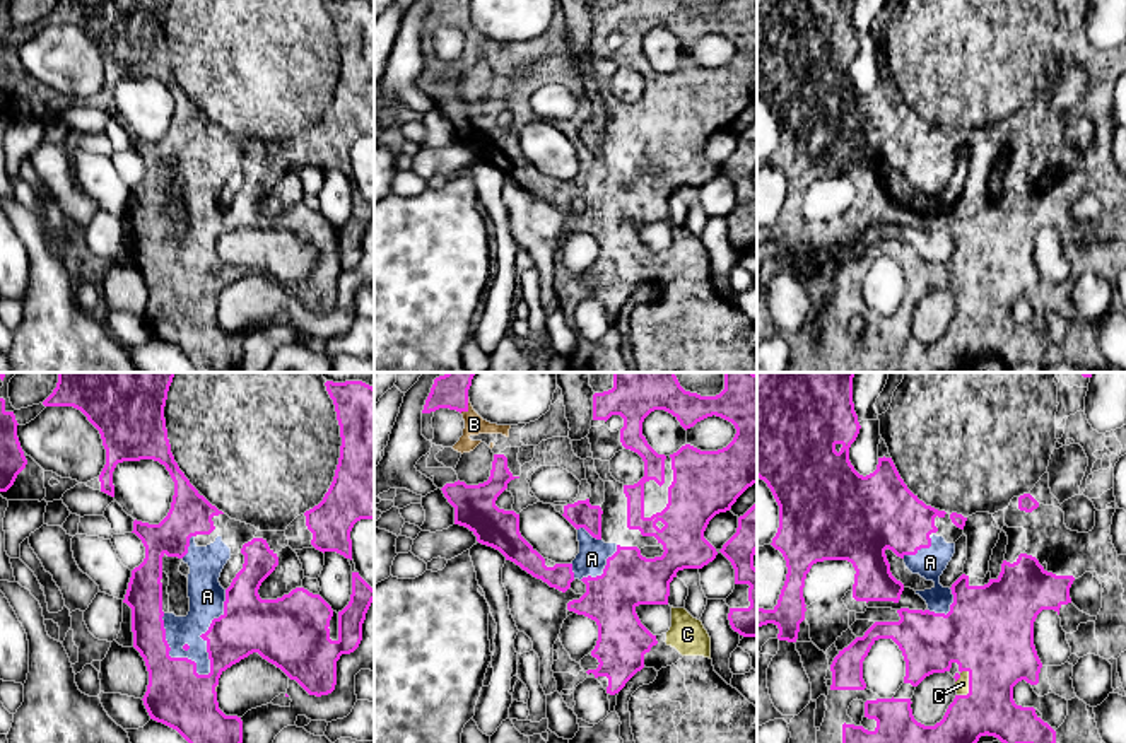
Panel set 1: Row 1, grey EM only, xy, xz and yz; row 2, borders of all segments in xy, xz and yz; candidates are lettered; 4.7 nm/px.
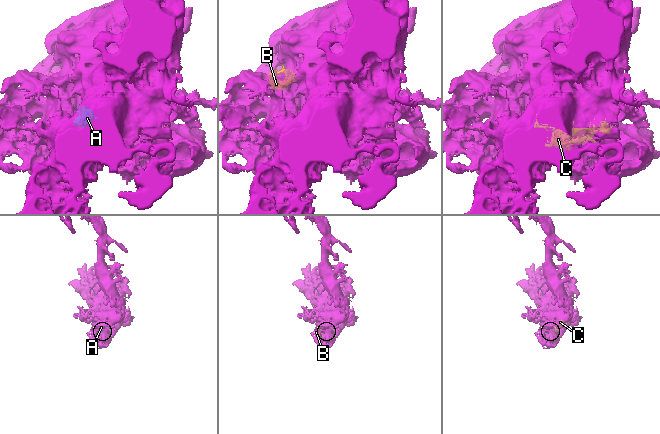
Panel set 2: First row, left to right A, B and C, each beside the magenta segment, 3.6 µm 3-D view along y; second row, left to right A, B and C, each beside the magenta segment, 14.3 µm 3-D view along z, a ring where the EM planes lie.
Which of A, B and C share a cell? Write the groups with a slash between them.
A B C

